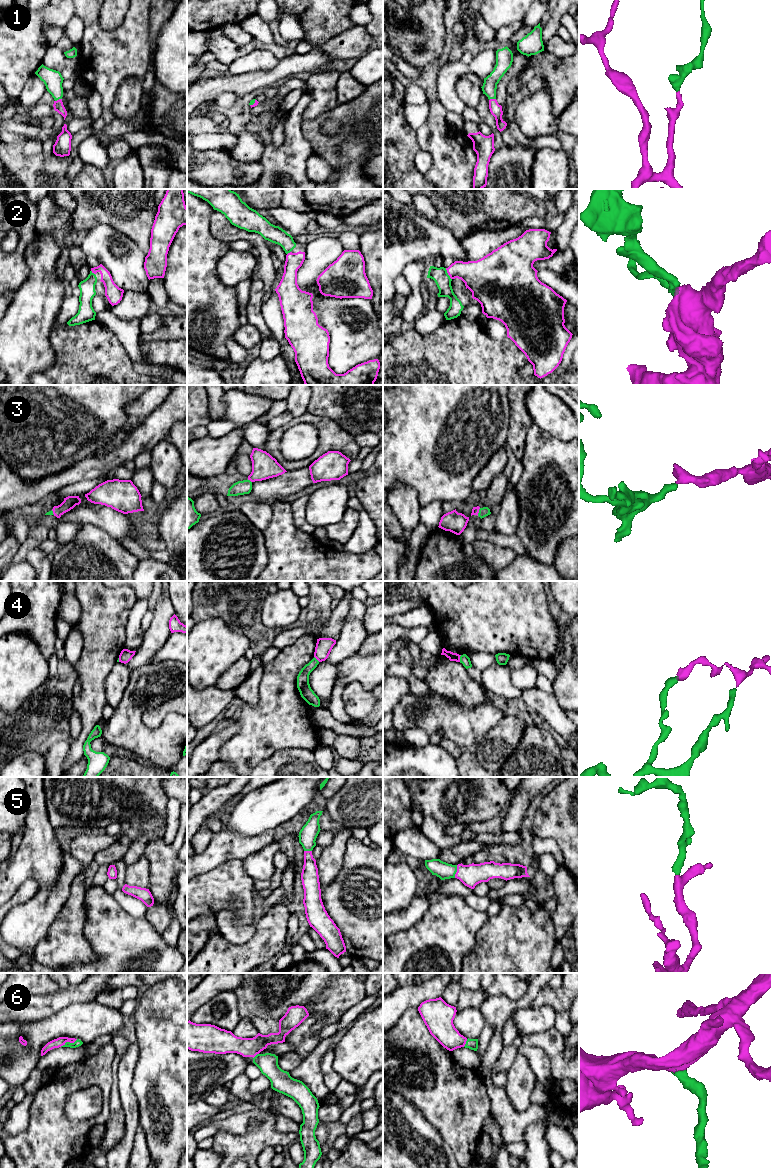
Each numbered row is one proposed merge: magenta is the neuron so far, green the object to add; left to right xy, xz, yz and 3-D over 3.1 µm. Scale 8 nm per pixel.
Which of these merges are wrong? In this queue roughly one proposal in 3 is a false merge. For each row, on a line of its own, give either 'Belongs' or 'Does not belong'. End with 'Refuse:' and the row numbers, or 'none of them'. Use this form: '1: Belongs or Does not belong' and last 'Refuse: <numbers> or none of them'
1: Belongs
2: Belongs
3: Belongs
4: Does not belong
5: Belongs
6: Belongs
Refuse: 4

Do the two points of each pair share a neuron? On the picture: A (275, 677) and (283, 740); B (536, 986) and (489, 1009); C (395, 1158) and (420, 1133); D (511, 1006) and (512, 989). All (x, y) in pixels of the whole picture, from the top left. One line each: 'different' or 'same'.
A: same
B: same
C: same
D: different

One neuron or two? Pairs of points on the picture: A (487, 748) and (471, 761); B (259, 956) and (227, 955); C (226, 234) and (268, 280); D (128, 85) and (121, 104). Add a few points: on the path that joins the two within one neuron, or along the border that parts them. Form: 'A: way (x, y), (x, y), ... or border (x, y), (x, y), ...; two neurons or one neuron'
A: border (473, 752), (482, 766); two neurons
B: way (251, 956), (235, 956); one neuron
C: way (243, 235), (251, 236), (263, 248), (265, 263); one neuron
D: way (128, 90), (128, 97), (126, 99); one neuron

